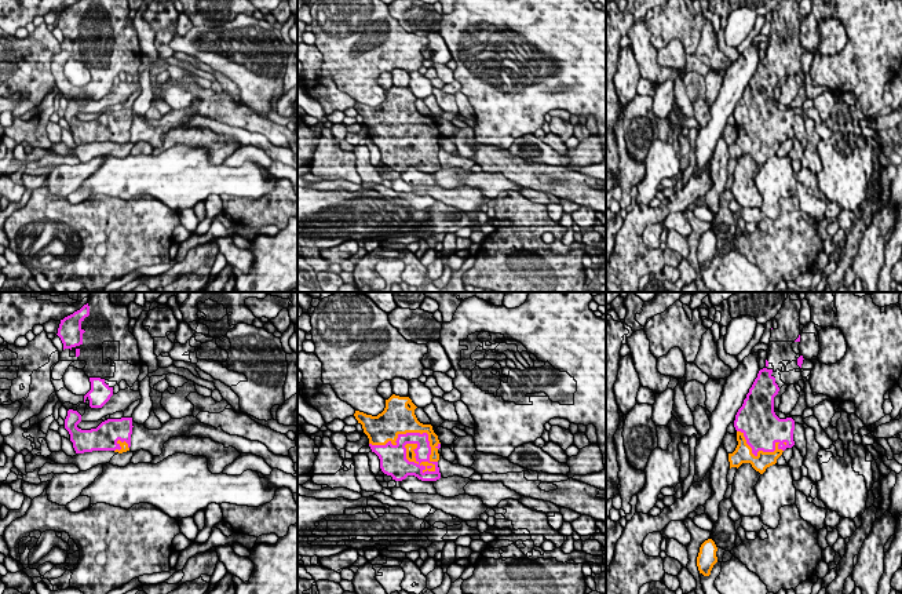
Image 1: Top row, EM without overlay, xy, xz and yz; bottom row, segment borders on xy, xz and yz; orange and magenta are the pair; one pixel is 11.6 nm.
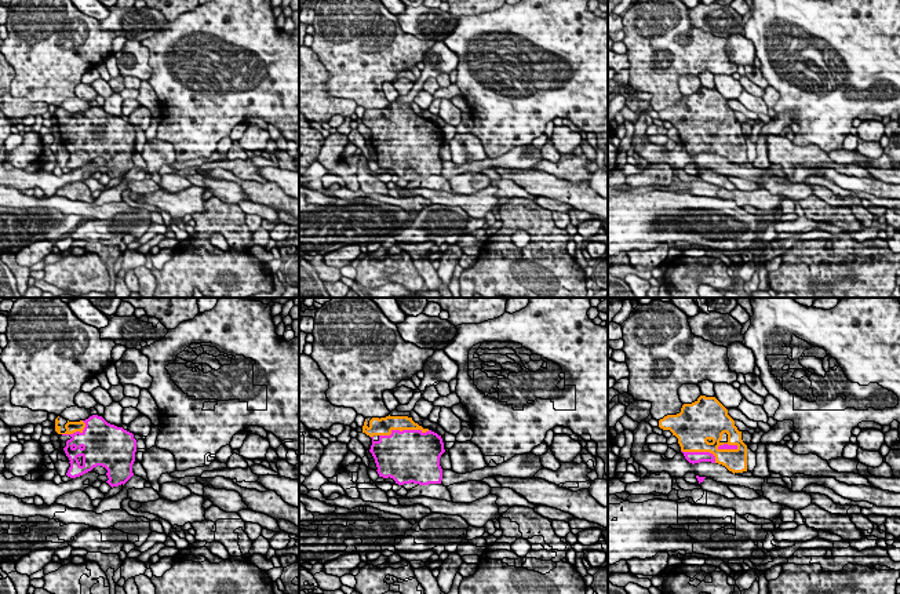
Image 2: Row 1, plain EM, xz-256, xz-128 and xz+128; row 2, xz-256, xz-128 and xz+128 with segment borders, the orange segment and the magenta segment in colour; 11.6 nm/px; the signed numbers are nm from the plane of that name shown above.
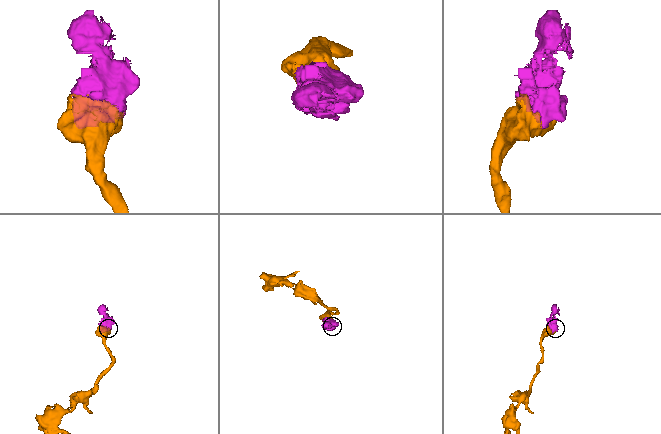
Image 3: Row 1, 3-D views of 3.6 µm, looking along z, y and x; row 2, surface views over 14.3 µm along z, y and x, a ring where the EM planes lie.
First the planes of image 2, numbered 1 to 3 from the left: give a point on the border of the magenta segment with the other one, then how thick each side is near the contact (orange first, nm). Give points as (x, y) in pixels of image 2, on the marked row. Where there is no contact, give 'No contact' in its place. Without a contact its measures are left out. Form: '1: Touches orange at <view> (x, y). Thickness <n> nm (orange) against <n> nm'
1: Touches orange at xz-256 (75, 432). Thickness 130 nm (orange) against 340 nm
2: Touches orange at xz-128 (404, 429). Thickness 220 nm (orange) against 480 nm
3: Touches orange at xz+128 (700, 451). Thickness 380 nm (orange) against 130 nm

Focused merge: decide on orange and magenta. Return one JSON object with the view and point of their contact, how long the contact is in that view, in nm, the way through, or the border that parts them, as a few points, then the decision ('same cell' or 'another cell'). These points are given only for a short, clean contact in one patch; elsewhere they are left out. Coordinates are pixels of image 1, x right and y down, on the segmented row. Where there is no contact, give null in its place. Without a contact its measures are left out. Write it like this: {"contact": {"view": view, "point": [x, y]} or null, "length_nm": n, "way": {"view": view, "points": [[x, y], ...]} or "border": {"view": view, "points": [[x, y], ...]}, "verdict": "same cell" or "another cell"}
{"contact": {"view": "xz", "point": [415, 432]}, "length_nm": 850, "verdict": "same cell"}

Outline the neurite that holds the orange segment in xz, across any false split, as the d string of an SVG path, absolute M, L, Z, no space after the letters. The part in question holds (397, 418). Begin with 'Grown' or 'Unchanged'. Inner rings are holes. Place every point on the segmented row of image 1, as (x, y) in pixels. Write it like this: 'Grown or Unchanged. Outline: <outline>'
Grown. Outline: M392 394L377 416L355 411L369 438L369 447L380 459L380 469L395 481L415 475L421 481L441 478L438 460L441 442L431 424L417 420L417 407L409 397Z

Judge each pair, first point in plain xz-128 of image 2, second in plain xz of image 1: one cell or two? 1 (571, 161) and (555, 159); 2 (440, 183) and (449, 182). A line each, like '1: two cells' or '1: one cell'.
1: two cells
2: two cells

